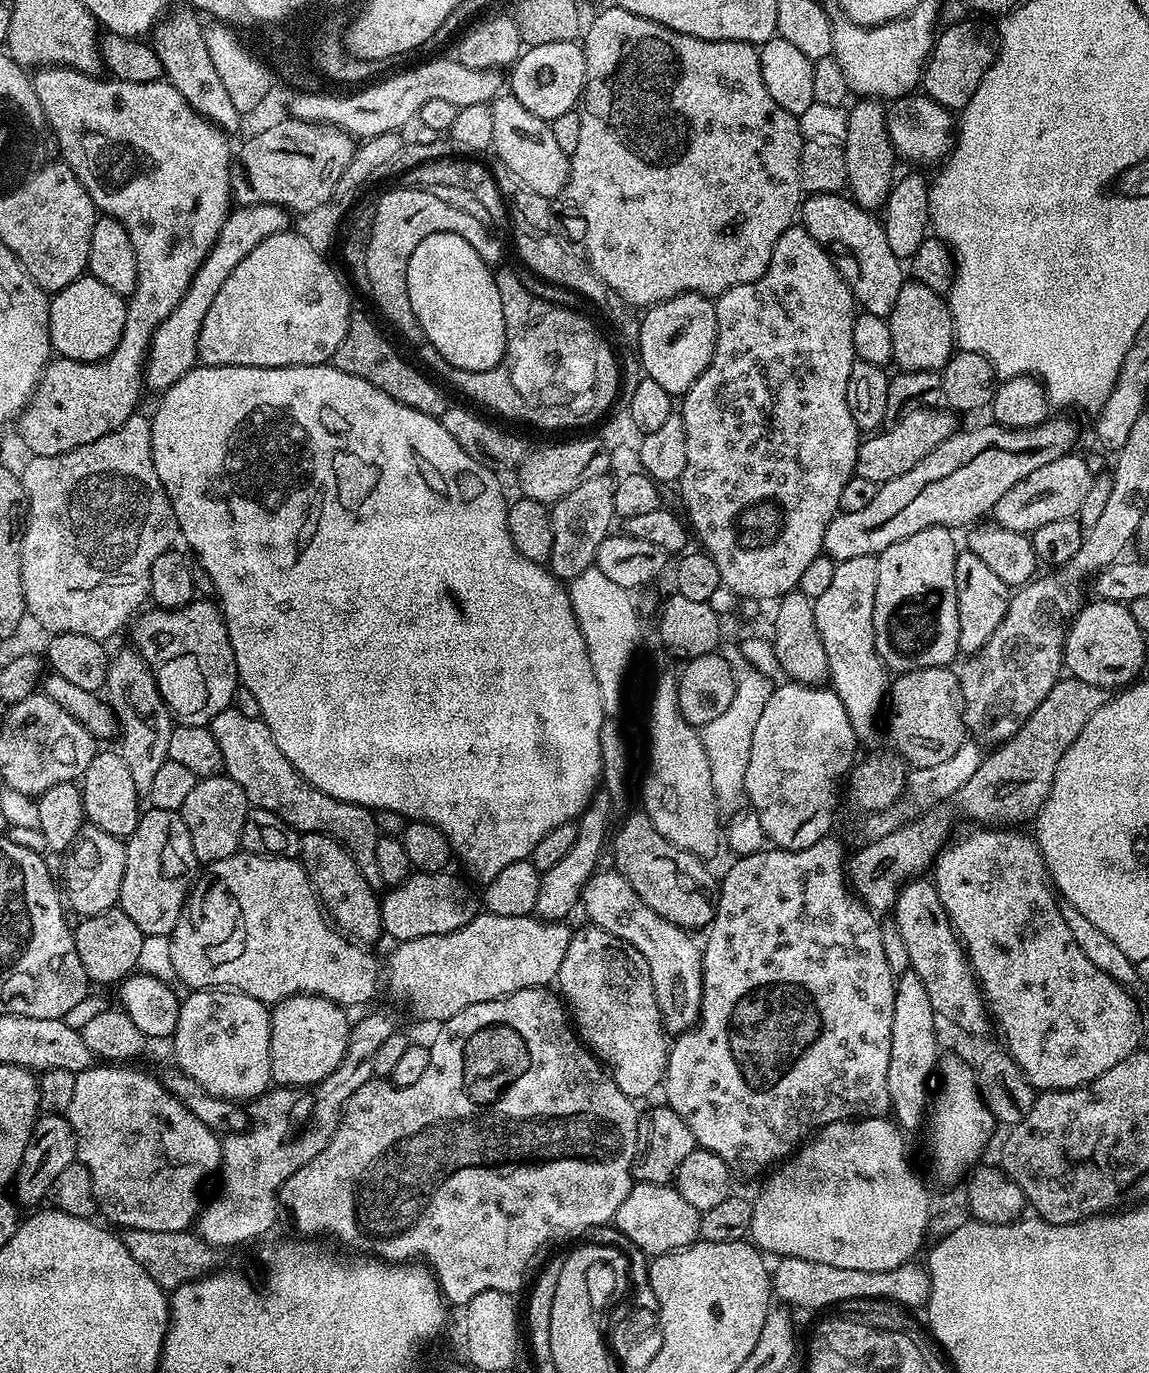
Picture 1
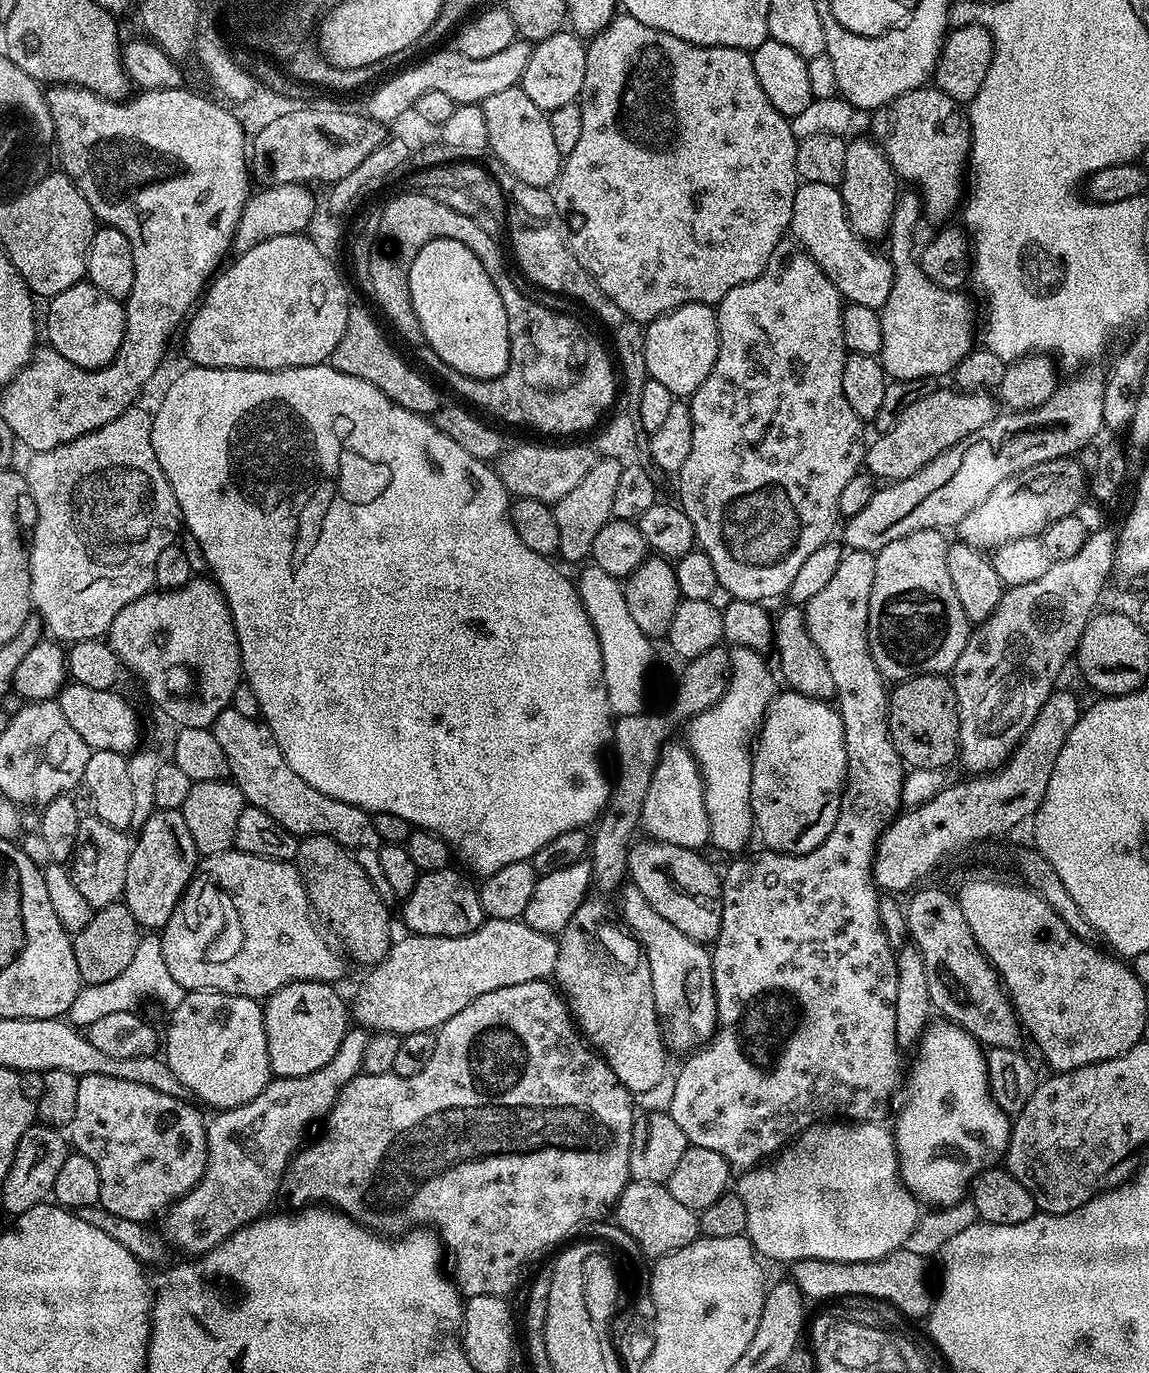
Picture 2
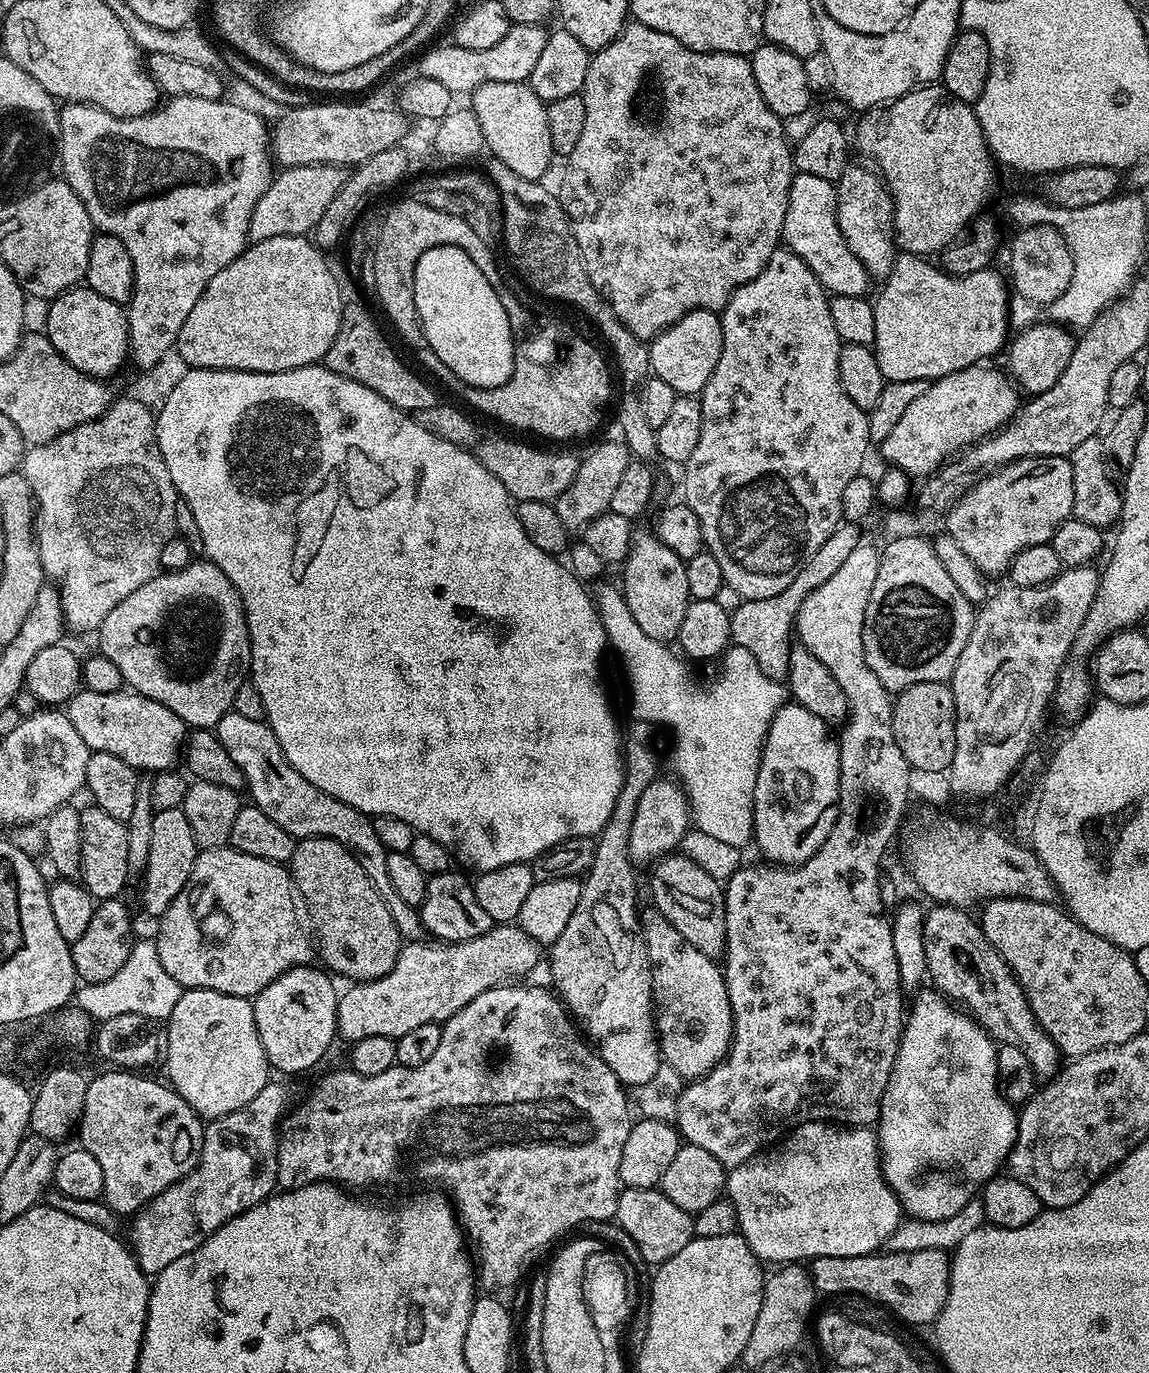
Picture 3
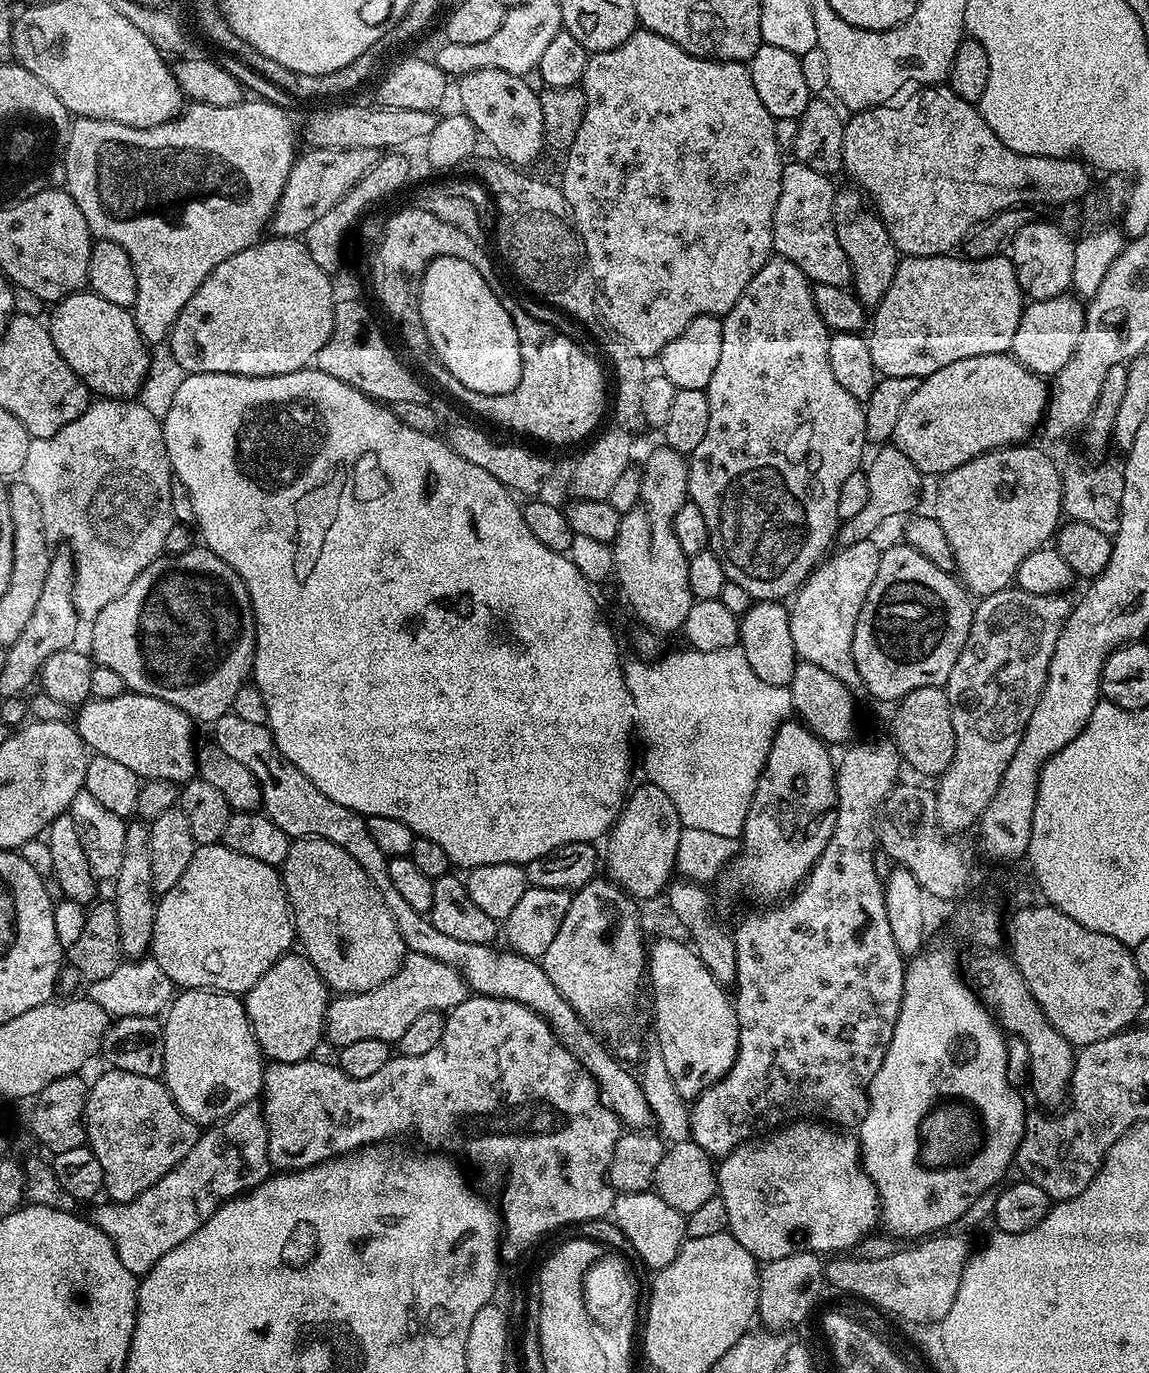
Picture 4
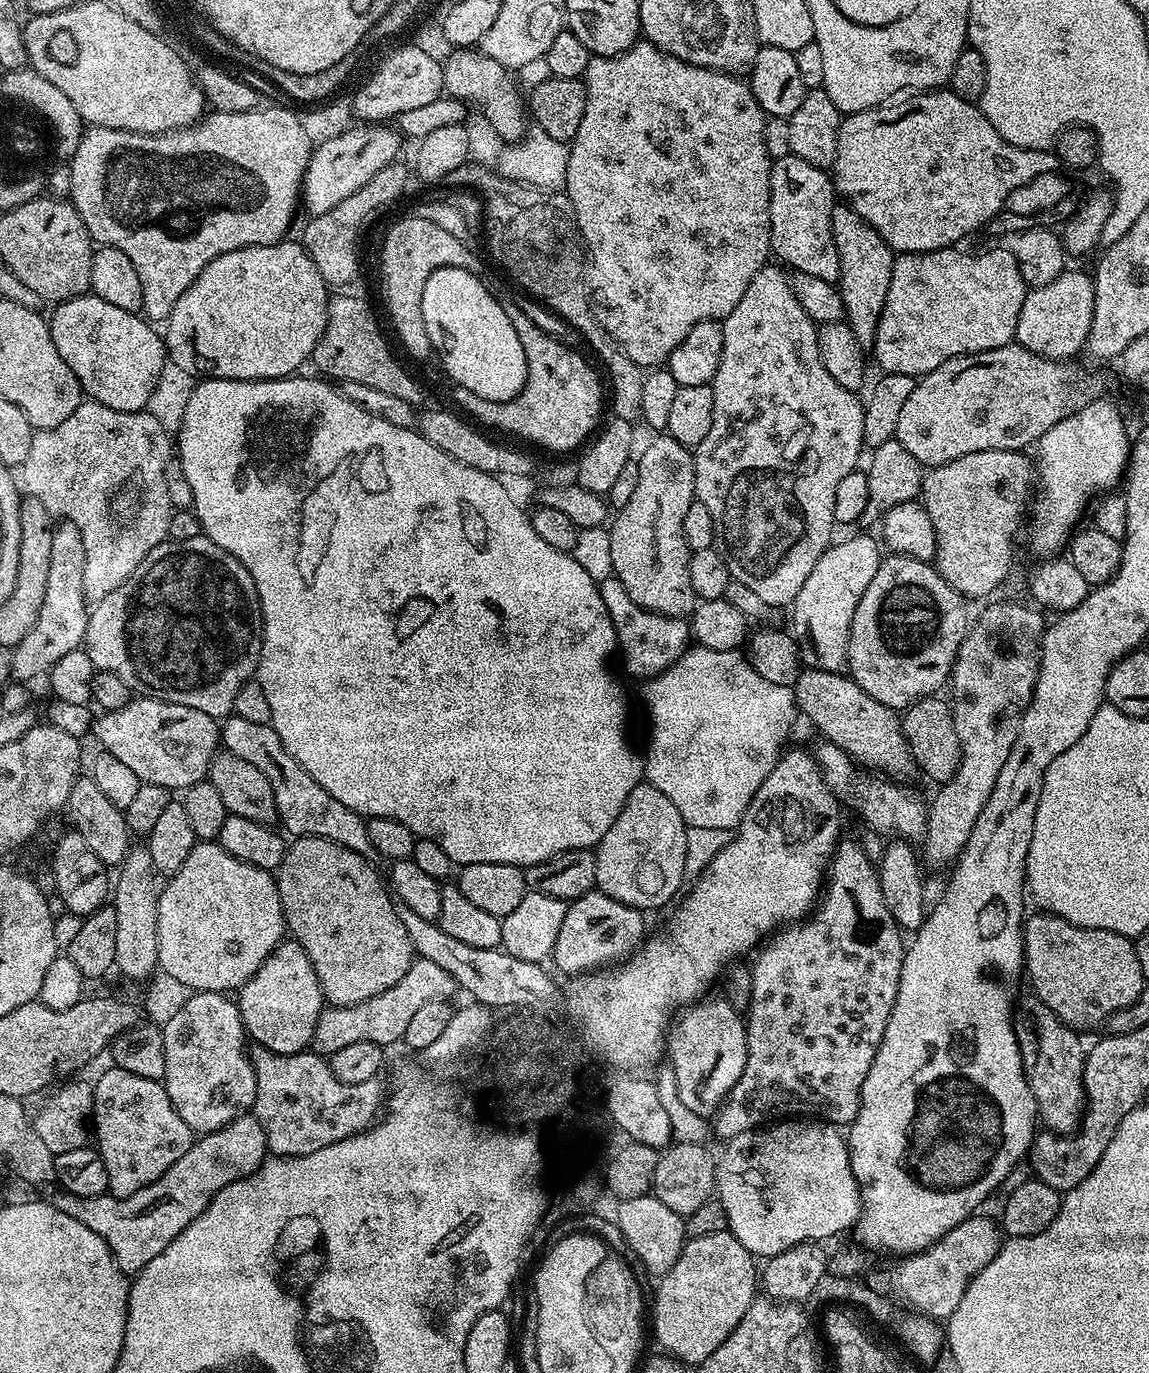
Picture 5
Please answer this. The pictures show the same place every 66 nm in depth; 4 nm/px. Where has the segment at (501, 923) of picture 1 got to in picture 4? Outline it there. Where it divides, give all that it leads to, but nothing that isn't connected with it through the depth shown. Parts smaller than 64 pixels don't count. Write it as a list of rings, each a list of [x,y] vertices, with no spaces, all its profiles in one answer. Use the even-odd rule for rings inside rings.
[[[408,954],[405,955],[404,964],[394,974],[394,978],[382,982],[382,986],[365,992],[340,994],[329,999],[328,1009],[324,1015],[323,1039],[327,1043],[329,1040],[334,1046],[333,1049],[336,1050],[350,1046],[350,1042],[358,1042],[365,1038],[378,1038],[391,1045],[393,1042],[400,1041],[403,1032],[413,1024],[414,1018],[418,1018],[418,1014],[426,1014],[427,1012],[447,1013],[449,1010],[457,1008],[466,999],[469,992],[470,989],[465,984],[463,977],[449,965],[435,961],[434,958],[423,957],[422,954]]]

